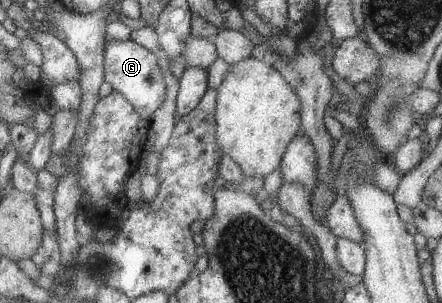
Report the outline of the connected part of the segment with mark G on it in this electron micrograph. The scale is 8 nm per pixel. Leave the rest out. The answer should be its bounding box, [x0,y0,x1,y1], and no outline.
[104,39,165,120]

